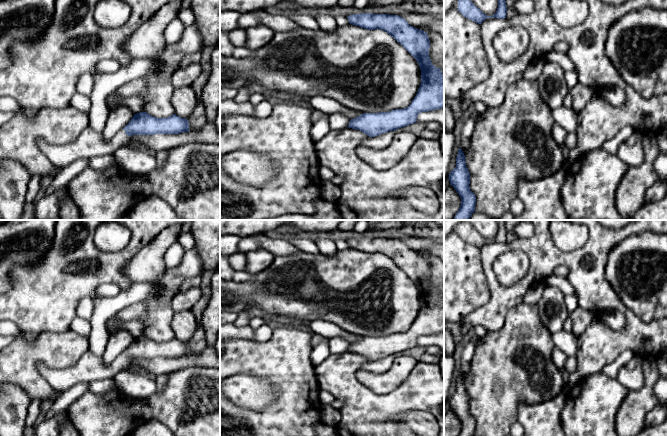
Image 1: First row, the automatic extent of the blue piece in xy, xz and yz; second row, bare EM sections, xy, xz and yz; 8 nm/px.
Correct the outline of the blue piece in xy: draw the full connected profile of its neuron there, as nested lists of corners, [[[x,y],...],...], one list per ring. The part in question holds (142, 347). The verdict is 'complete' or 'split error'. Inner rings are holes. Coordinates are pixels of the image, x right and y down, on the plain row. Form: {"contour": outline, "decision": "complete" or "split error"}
{"contour": [[[140,336],[134,338],[129,347],[108,365],[103,362],[102,356],[96,356],[88,350],[71,367],[52,370],[41,365],[39,370],[50,386],[61,393],[81,382],[114,378],[117,373],[130,367],[132,359],[179,358],[188,355],[188,344],[176,338],[156,342],[147,336]]], "decision": "split error"}

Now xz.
{"contour": [[[361,237],[347,241],[349,247],[367,254],[383,254],[400,267],[417,285],[421,294],[421,308],[411,328],[389,336],[363,337],[351,343],[348,351],[362,355],[369,361],[395,355],[417,345],[421,336],[444,332],[444,299],[429,281],[428,258],[398,240]]], "decision": "complete"}

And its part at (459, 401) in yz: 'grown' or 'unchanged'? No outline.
unchanged

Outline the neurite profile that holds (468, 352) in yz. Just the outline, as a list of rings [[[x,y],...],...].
[[[472,334],[471,339],[466,344],[463,354],[462,354],[460,372],[462,373],[465,381],[469,377],[472,357],[473,357],[475,345],[476,345],[476,342],[478,341],[478,339],[479,338],[475,334]]]

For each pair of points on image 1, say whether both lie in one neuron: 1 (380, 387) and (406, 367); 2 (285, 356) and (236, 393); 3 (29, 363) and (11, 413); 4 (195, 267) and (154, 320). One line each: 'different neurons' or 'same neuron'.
1: same neuron
2: different neurons
3: different neurons
4: same neuron

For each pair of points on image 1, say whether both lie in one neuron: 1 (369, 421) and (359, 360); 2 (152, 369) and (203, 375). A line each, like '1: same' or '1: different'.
1: same
2: different

